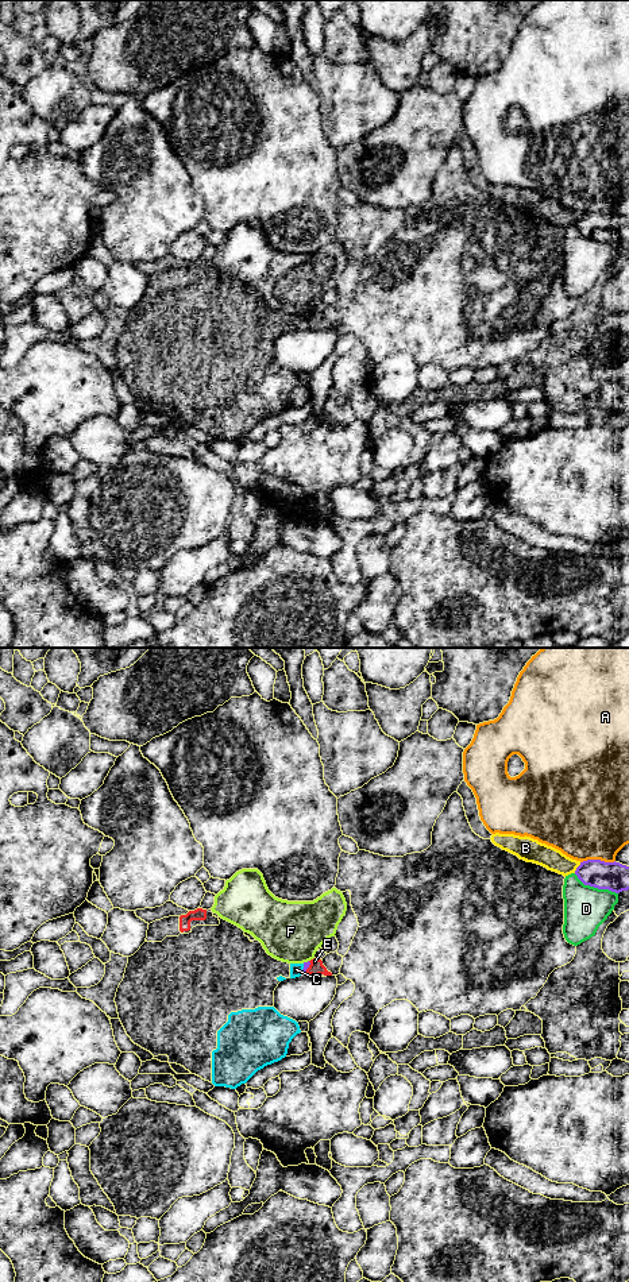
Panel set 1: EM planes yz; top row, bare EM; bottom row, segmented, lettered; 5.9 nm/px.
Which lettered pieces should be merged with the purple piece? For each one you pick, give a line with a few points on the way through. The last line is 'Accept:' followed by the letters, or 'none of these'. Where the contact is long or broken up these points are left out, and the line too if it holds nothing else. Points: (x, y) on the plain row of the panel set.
Accept: none of these

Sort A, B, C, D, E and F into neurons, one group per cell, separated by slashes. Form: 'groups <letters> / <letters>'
groups A / B / C E / D / F

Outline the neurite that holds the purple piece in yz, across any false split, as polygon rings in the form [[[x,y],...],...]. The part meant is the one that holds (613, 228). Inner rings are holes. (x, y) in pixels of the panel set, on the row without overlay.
[[[587,212],[580,215],[575,227],[584,236],[620,246],[629,242],[629,219],[620,215]]]

